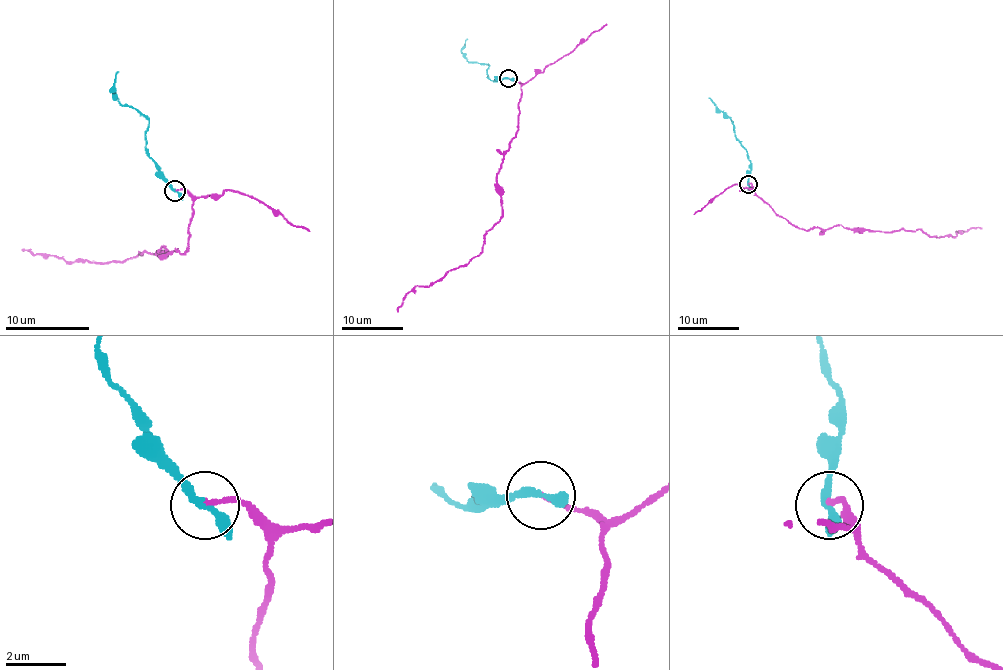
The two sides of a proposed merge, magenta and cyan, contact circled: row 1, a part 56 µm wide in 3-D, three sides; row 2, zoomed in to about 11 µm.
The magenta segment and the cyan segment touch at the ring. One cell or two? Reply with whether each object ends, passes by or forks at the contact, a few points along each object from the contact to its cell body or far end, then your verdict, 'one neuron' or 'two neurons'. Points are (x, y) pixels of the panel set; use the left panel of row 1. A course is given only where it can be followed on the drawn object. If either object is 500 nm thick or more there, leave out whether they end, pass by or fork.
magenta ends there; cyan passes by; magenta runs (174, 190), (185, 190), (193, 202), (187, 250), (162, 246), (166, 255), (95, 263), (22, 250); cyan runs (174, 190), (145, 142), (149, 121), (122, 104), (112, 90), (118, 71); two neurons

